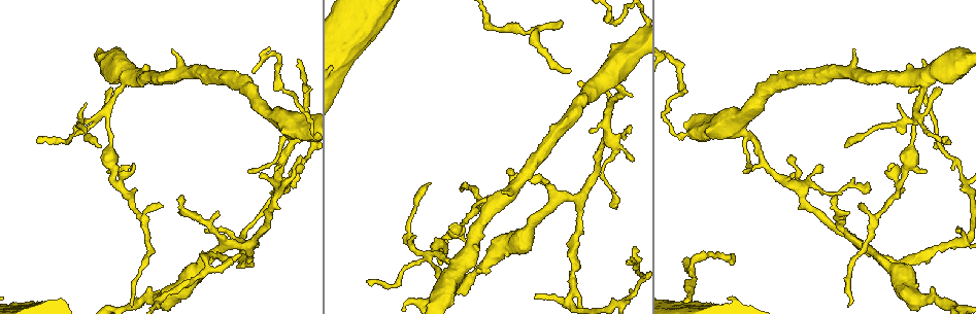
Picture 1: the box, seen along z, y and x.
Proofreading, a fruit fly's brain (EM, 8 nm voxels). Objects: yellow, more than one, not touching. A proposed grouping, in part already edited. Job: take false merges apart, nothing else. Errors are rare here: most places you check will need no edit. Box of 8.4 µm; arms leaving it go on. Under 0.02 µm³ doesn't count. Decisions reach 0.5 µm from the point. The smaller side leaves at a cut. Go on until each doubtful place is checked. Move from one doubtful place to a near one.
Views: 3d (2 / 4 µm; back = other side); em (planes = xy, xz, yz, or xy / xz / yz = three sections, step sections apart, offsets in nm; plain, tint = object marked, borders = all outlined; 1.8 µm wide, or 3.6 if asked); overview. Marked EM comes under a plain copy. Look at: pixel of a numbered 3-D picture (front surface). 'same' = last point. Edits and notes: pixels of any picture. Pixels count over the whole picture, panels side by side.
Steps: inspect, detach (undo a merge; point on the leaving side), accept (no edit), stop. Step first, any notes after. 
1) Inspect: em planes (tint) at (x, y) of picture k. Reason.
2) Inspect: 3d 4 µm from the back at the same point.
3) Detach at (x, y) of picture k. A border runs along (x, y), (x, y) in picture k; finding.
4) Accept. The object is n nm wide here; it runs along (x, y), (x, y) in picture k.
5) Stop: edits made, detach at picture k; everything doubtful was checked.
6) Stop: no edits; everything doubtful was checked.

Inspect: 3d 4 µm at (798, 187) of picture 1. A fork.

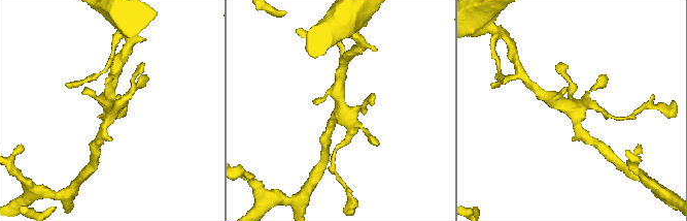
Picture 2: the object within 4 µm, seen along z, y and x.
Inspect: em planes (tint) at (572, 110) of picture 2.

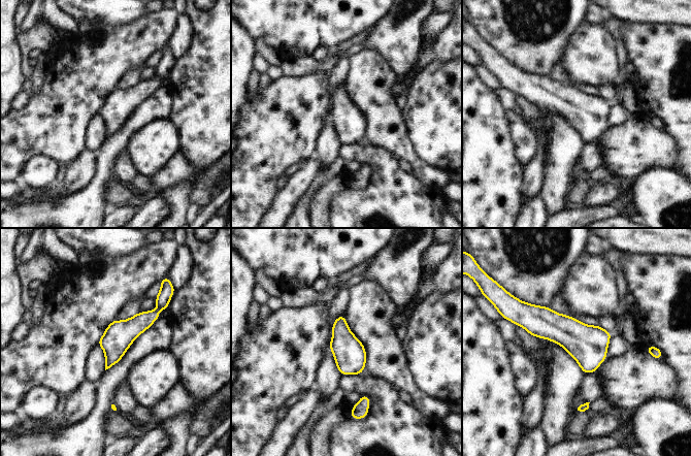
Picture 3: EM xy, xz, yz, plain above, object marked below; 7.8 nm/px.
Accept. The object is 240 nm wide here; it runs along (163, 304), (114, 348), (107, 365) in picture 3; continuous, no second neuron.

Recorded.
Inspect: 3d 2 µm at (248, 243) of picture 1. Arms part here.

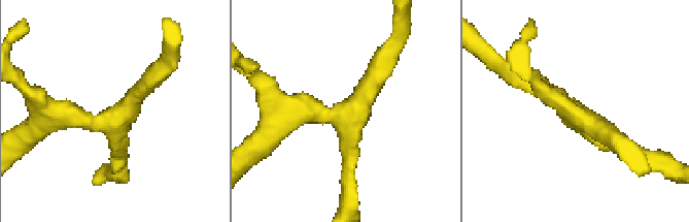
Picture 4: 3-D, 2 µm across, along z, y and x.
Inspect: em xz step 8 (tint) at (114, 120) of picture 4. Need the tissue.

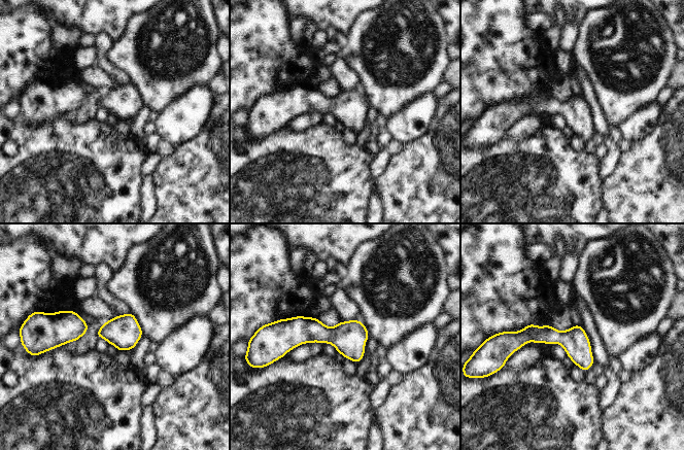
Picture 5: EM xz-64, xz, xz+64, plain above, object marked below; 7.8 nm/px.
Inspect: em planes (tint) at the same point. Cut it another way.

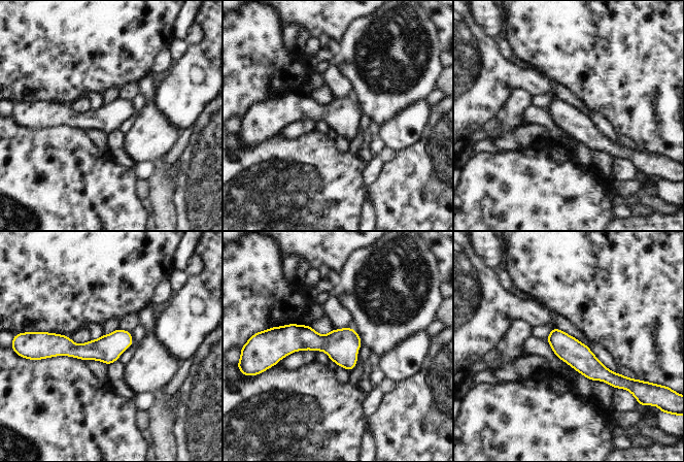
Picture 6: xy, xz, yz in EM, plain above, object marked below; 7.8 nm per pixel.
Accept. It runs along (45, 341), (72, 350), (130, 341) in picture 6; one neuron here.

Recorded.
Inspect: em xz step 8 (tint) at (692, 267) of picture 1. Sharp bend.

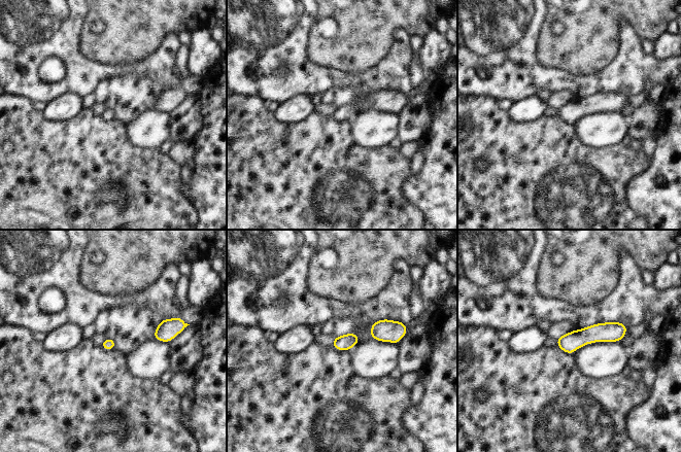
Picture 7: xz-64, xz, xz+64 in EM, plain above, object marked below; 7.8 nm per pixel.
Inspect: em planes (borders) at the same point. Cut it another way.

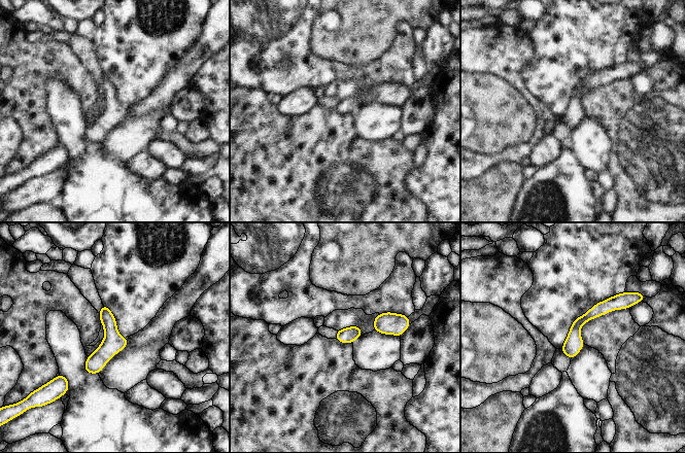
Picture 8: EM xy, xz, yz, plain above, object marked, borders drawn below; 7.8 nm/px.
Accept. It runs along (623, 299), (586, 316), (564, 349) in picture 8; all the same neuron.

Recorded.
Inspect: em yz step 16 (tint) at (241, 240) of picture 1. Three-way junction.

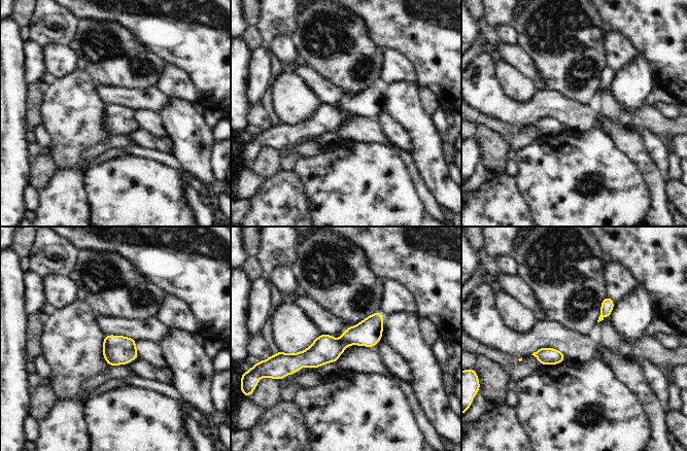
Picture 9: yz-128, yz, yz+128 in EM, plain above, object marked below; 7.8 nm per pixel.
Inspect: em xy step 4 (tint) at the same point.

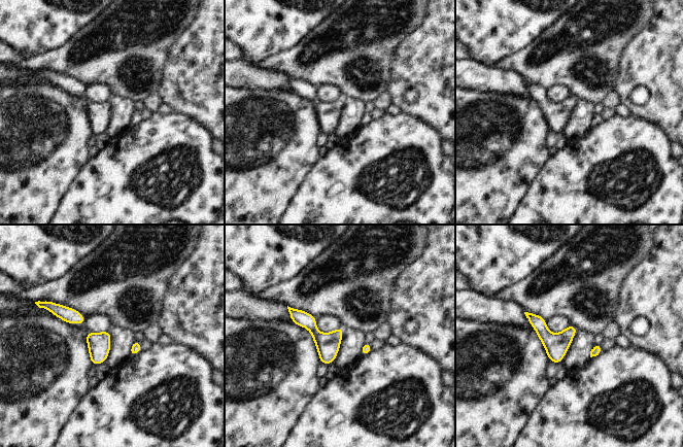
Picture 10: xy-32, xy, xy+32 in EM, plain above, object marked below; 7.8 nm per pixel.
Accept. Continuous, no second neuron.

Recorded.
Inspect: em 3.6 µm xz step 8 (tint) at (437, 254) of picture 1. Three-way junction.

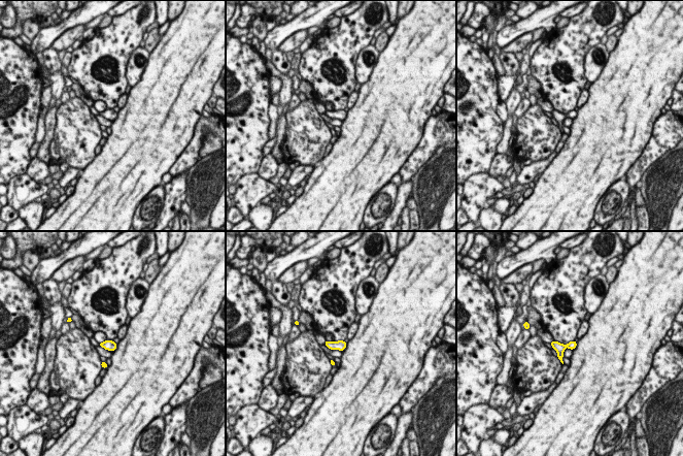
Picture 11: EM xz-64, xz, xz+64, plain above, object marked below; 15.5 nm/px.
Inspect: em 3.6 µm planes (tint) at the same point. Cut it another way.

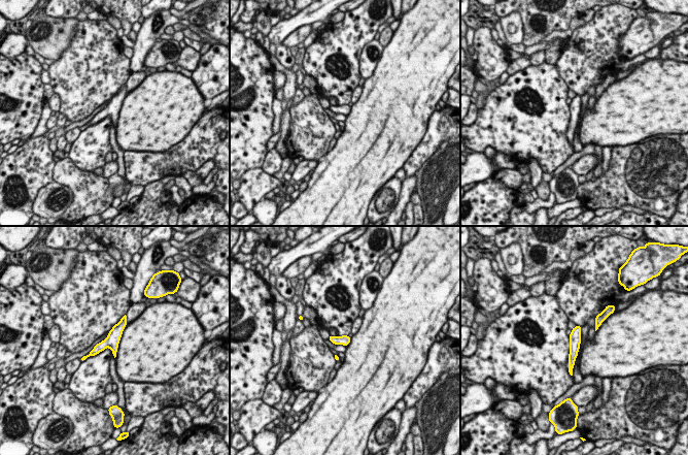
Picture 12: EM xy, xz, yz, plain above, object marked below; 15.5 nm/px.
Accept. The object is 160 nm wide here; one neuron here.

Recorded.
Stop: no edits; everything doubtful was checked.

